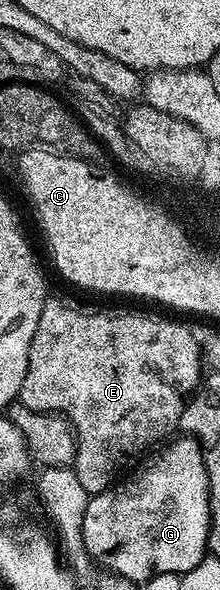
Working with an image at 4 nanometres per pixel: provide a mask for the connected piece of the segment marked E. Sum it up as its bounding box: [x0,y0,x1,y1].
[18,296,204,495]

